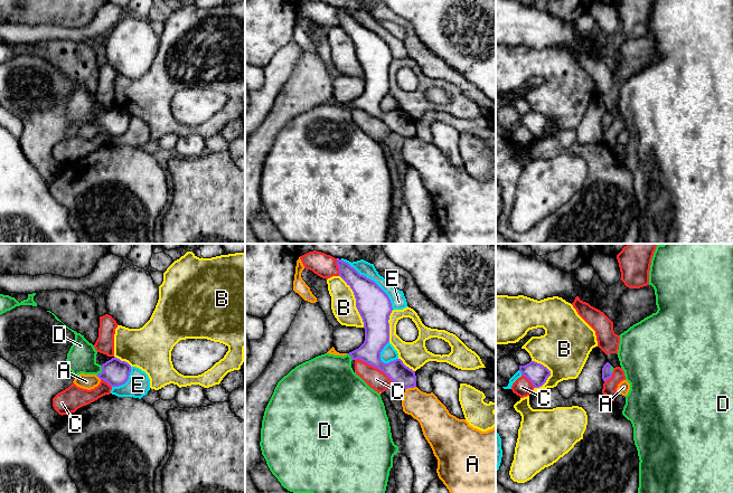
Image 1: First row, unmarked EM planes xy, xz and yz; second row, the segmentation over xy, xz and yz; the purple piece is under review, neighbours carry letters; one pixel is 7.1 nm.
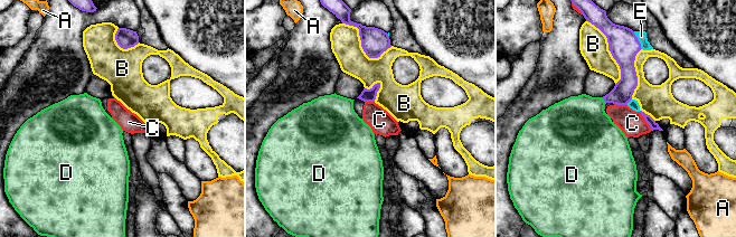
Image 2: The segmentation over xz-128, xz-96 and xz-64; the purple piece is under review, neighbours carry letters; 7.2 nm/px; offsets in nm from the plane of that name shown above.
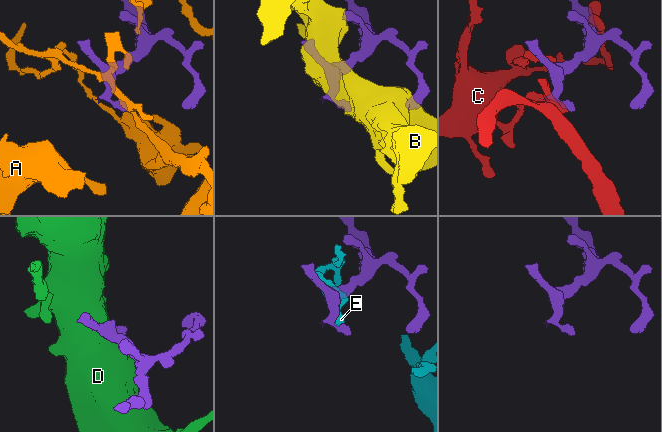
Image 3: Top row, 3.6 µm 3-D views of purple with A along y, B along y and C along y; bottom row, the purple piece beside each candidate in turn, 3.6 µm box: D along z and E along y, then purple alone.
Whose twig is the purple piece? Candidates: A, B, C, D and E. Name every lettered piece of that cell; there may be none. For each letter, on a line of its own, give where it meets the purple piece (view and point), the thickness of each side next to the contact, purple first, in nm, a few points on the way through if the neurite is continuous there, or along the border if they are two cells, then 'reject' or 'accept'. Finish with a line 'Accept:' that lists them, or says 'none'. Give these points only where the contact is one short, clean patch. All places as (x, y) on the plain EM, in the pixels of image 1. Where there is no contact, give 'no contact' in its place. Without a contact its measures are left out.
A: xz (410, 136) | 150/220 nm | reject
B: xz (356, 50) | 240/180 nm | reject
C: xz (374, 115) | 180/140 nm | reject
D: xy (102, 121) | 190/200 nm | across xy (115, 122), (102, 121), (95, 119), (82, 105) | accept
E: xz (370, 29) | 240/110 nm | reject
Accept: D

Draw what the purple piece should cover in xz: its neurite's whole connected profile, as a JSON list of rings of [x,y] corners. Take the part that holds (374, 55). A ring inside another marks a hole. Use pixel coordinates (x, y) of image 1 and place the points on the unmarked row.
[[[337,8],[337,15],[339,26],[354,41],[364,72],[365,91],[344,106],[318,105],[283,126],[265,158],[260,196],[270,220],[290,241],[385,244],[398,196],[393,191],[380,143],[356,124],[351,111],[359,108],[379,118],[404,139],[416,136],[416,125],[401,108],[388,113],[380,110],[380,102],[389,92],[388,69],[393,57],[388,45],[348,12]]]

